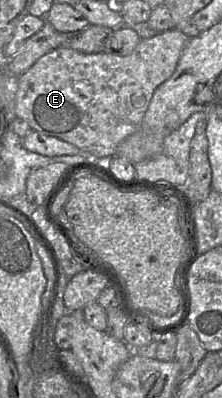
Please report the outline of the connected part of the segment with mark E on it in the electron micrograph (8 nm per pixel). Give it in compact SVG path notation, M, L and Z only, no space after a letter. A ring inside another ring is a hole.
M169 29L140 39L132 53L126 56L109 52L89 54L57 47L18 77L16 117L25 120L32 130L59 138L98 158L109 159L115 156L117 146L139 129L154 91L174 73L189 39L178 29Z

